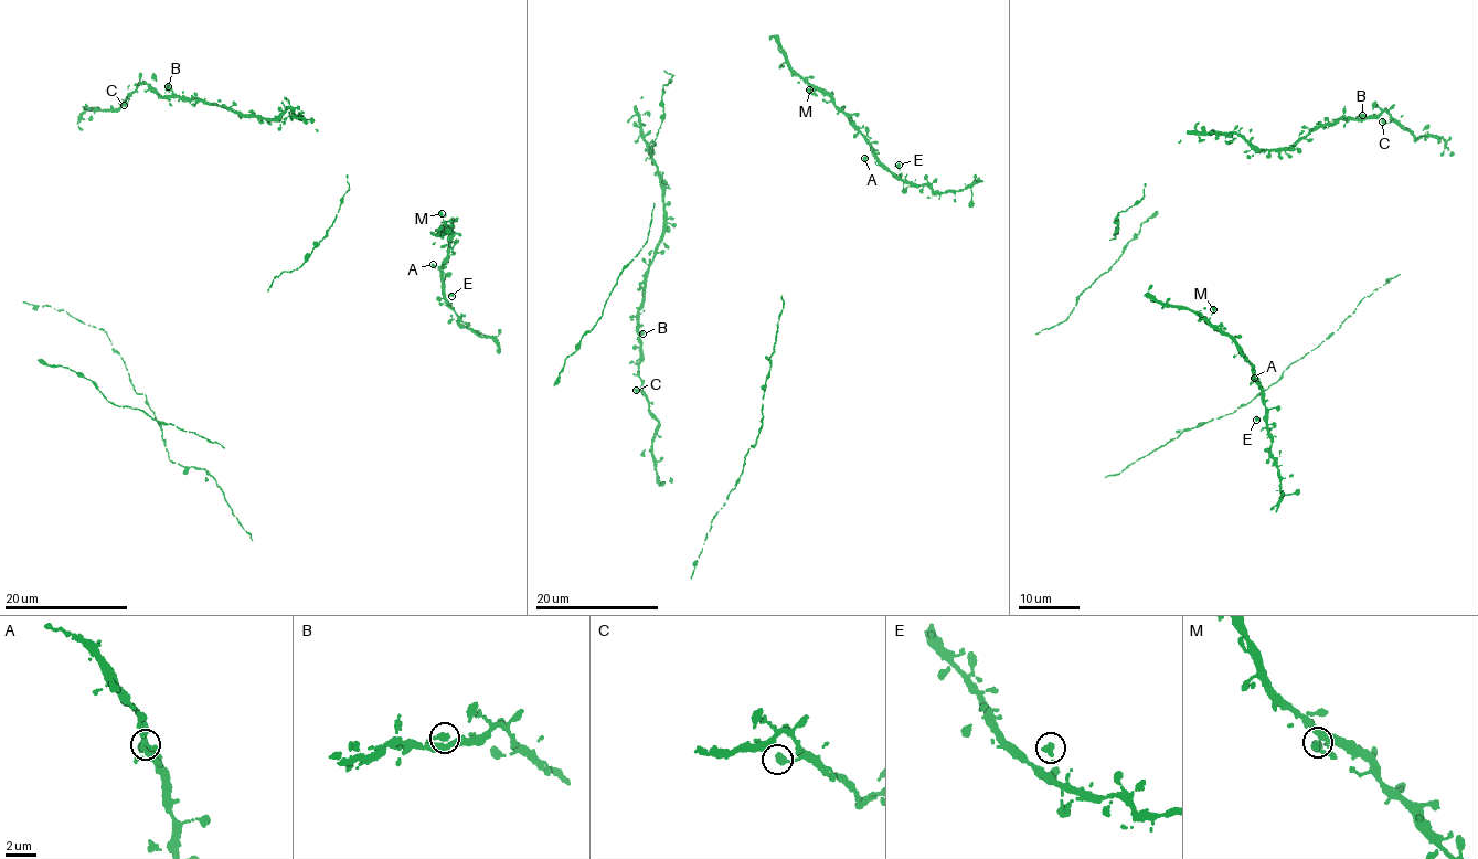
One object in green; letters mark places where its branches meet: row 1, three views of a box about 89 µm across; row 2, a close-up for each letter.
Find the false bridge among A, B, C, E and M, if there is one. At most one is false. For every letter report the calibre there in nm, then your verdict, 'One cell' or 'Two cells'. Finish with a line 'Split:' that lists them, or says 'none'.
A: Thickness 400 nm. One cell
B: Thickness 440 nm. One cell
C: Thickness 460 nm. One cell
E: Thickness 400 nm. One cell
M: Thickness 400 nm. One cell
Split: none

